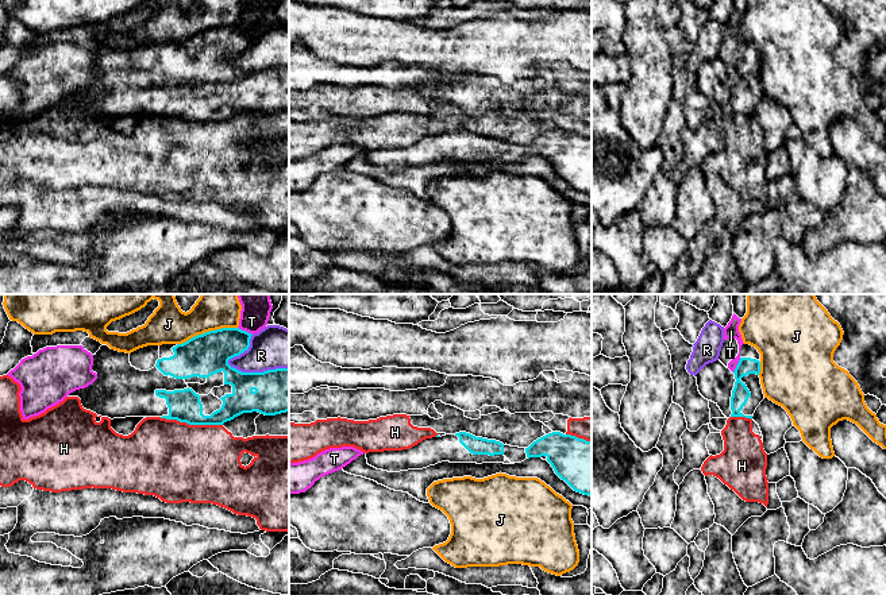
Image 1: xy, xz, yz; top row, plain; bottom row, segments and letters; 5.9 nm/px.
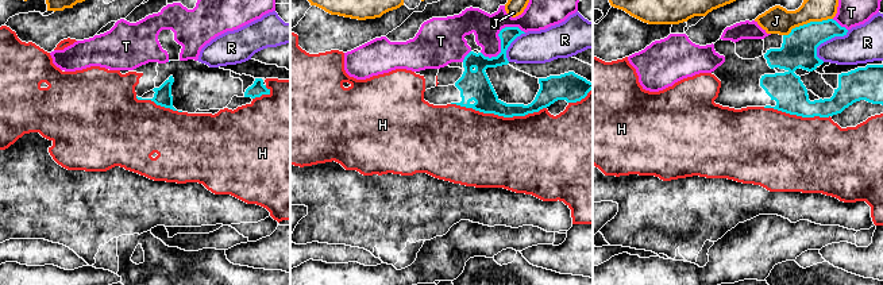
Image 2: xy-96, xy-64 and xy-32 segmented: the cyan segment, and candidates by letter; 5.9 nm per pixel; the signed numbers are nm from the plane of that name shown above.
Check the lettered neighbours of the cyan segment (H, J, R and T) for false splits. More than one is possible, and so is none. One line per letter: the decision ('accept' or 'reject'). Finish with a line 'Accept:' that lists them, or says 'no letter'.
H: reject
J: reject
R: reject
T: reject
Accept: no letter

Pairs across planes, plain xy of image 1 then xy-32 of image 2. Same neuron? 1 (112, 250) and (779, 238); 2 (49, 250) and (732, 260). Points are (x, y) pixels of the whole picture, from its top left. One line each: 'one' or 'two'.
1: one
2: two

